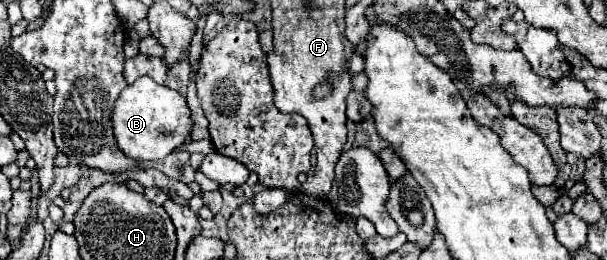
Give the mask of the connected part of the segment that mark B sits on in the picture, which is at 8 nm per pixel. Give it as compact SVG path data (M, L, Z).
M138 78L126 86L112 108L112 130L118 148L132 160L162 160L178 150L190 136L192 120L186 100L150 78Z

